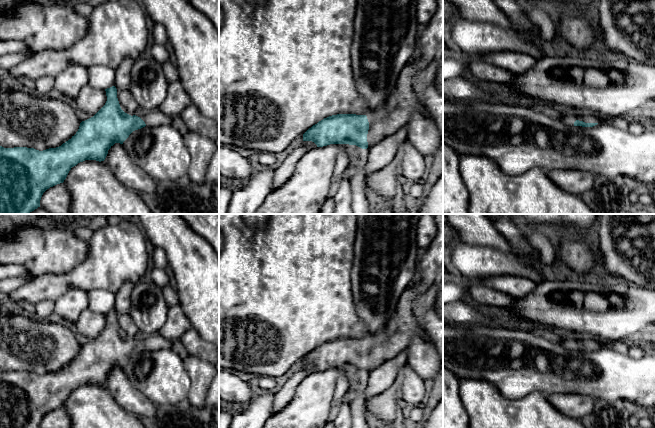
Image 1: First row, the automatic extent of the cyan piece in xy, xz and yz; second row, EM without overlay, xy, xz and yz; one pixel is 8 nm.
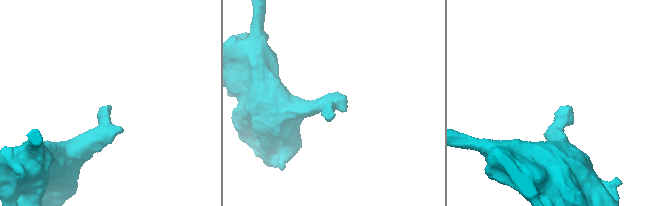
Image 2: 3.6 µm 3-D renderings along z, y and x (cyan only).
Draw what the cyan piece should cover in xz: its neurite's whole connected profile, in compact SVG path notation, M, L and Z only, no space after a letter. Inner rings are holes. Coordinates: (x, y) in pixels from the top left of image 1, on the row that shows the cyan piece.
M410 62L402 70L394 91L380 107L368 111L366 115L337 114L324 118L303 134L303 141L312 141L317 147L330 144L349 144L367 149L385 137L391 136L407 125L413 113L423 112L423 105L418 98L417 74L420 70L421 68L416 62Z

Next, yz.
M567 111L564 122L574 126L593 127L601 122L601 117L592 111Z

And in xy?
M115 86L105 89L107 101L105 105L91 118L82 121L79 129L71 139L56 148L43 151L27 147L4 148L0 146L0 214L29 214L40 207L43 193L57 184L63 183L72 167L85 160L104 161L108 150L115 144L123 142L129 135L145 126L157 127L160 125L171 125L173 118L162 113L158 108L142 112L140 116L125 113L117 98Z

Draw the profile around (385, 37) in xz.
M357 0L354 36L350 54L352 72L358 93L365 99L368 111L380 107L394 91L397 80L417 53L420 24L416 16L417 0Z

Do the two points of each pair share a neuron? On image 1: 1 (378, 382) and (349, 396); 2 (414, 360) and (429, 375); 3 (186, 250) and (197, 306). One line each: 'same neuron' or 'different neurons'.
1: same neuron
2: same neuron
3: same neuron

